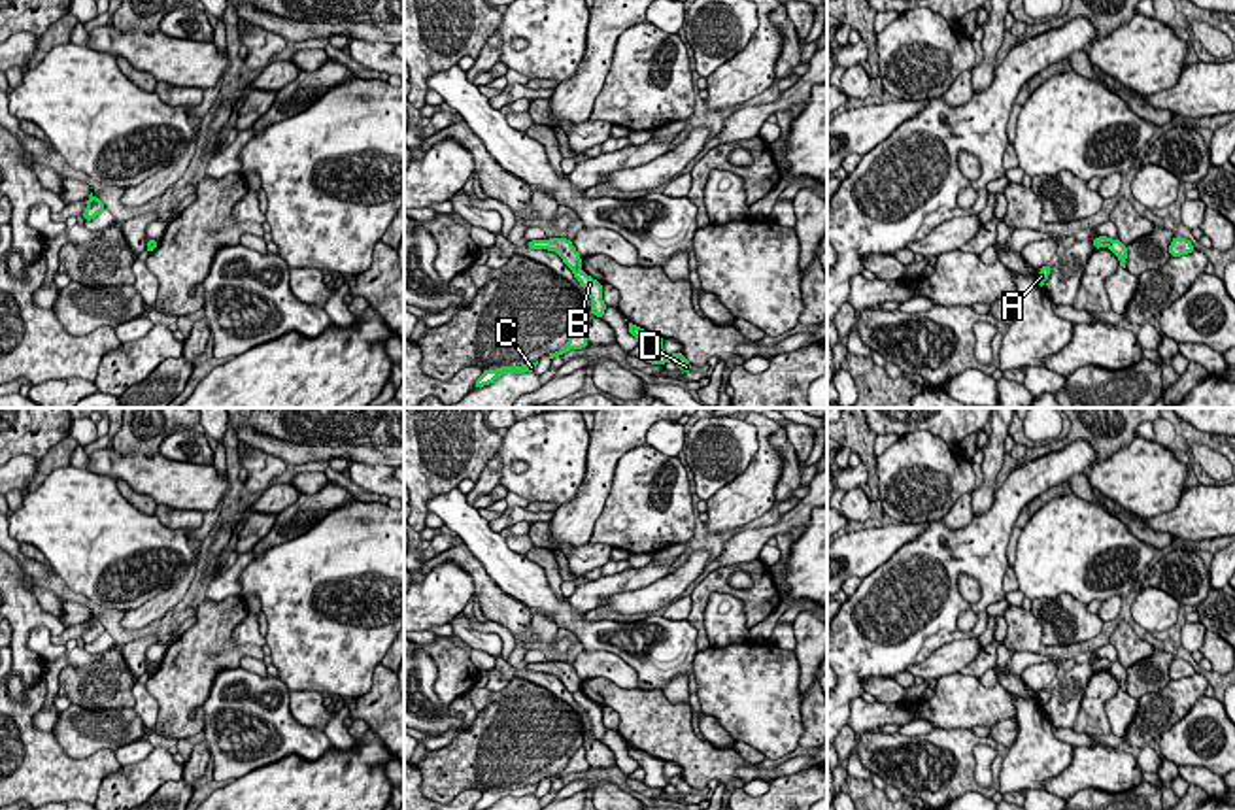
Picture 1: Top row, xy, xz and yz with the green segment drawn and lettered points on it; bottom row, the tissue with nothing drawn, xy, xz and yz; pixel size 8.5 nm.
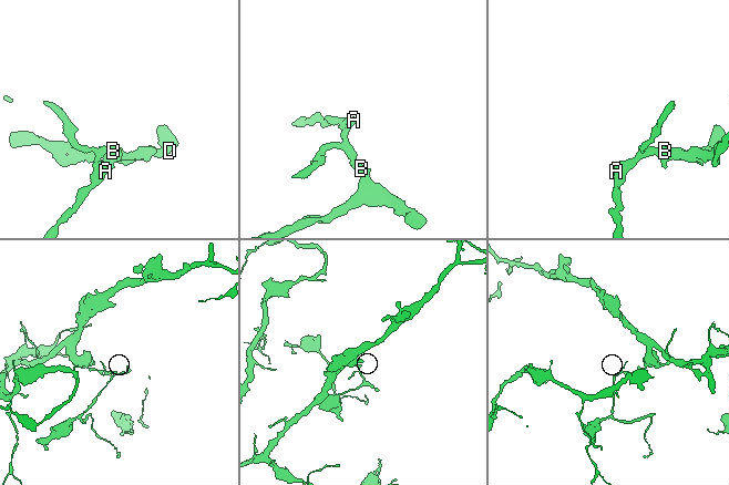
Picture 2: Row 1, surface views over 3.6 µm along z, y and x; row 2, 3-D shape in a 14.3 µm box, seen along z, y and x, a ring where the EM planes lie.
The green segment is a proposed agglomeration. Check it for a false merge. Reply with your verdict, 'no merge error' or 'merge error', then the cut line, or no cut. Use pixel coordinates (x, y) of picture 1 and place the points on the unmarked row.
merge error | xz (578, 690), (573, 693)

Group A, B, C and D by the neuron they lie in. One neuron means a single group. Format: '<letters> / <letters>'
A / B C D

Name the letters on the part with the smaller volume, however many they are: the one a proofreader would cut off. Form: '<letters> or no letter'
A

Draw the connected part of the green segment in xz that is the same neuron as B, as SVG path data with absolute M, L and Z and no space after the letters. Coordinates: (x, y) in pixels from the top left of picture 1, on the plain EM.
M582 691L572 693L574 700L578 702L578 706L587 714L589 721L591 721L591 731L589 734L599 740L604 742L604 733L608 731L602 723L602 706L593 702L591 699L587 699Z

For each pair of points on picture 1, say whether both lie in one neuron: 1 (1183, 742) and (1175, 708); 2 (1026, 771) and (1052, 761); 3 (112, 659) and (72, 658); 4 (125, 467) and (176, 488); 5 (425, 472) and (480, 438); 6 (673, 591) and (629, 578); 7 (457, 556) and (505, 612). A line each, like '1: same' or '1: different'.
1: different
2: same
3: different
4: same
5: same
6: different
7: same

